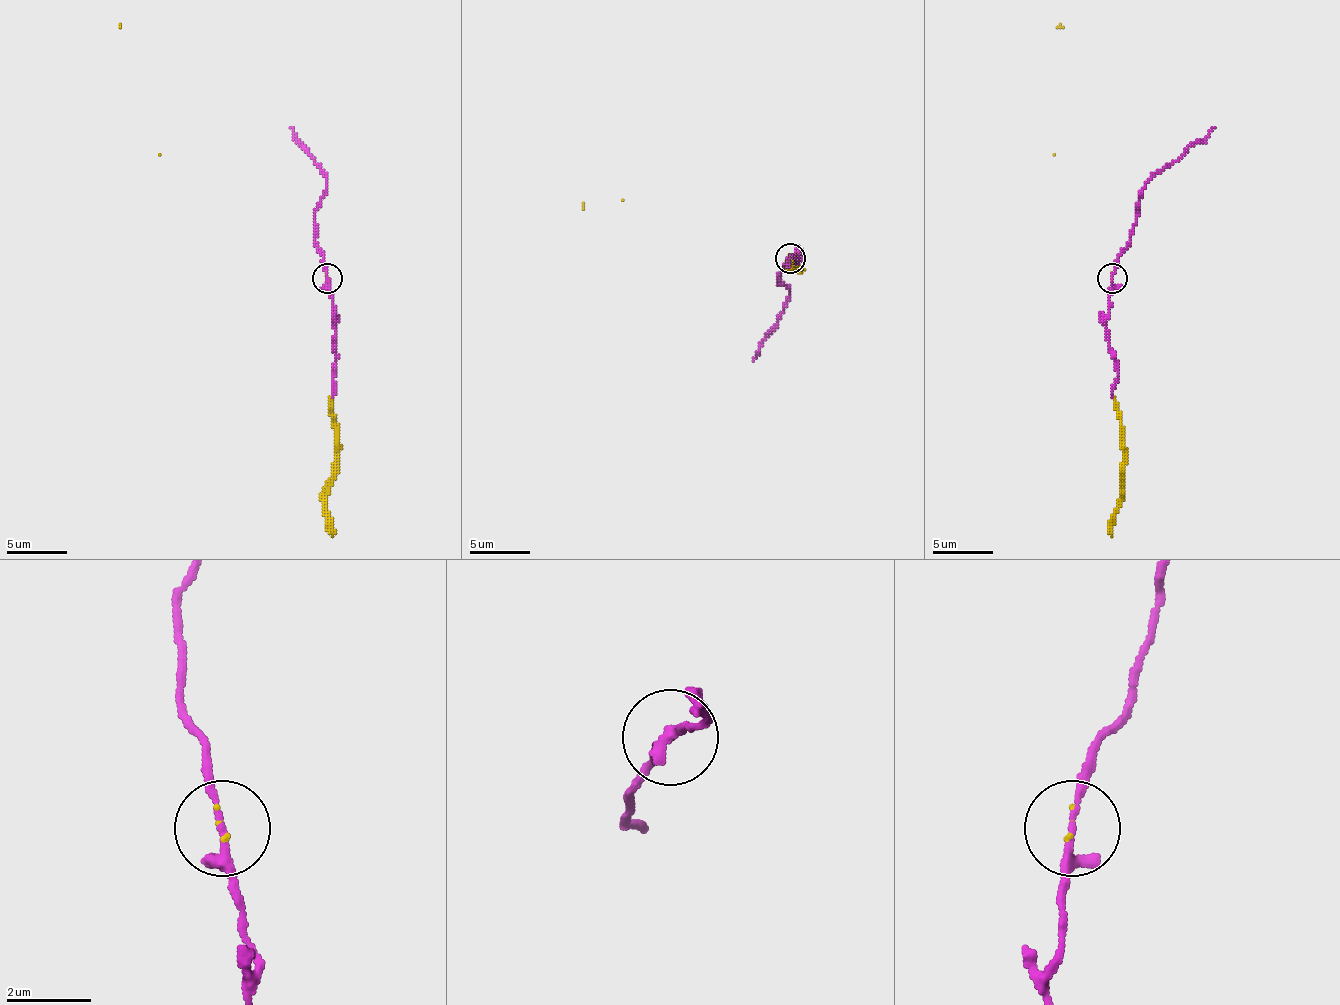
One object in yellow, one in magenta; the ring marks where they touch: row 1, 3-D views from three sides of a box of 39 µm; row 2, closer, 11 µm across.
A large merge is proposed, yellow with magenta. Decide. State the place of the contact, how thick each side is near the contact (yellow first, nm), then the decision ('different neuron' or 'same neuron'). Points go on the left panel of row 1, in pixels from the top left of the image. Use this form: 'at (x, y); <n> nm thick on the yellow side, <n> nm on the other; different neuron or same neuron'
at (327, 278); 50 nm thick on the yellow side, 150 nm on the other; different neuron

